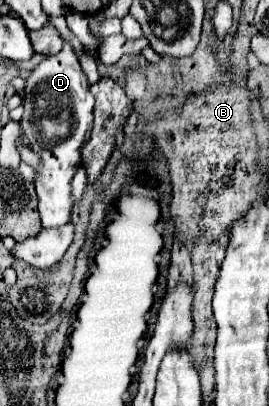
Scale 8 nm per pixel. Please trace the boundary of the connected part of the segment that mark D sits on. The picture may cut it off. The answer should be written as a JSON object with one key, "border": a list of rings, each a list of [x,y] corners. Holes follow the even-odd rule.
{"border":[[[70,43],[62,45],[62,51],[50,59],[44,59],[36,69],[32,69],[24,81],[24,115],[20,119],[22,127],[22,137],[28,141],[28,147],[40,157],[40,165],[34,169],[36,171],[36,193],[38,193],[38,207],[40,207],[40,221],[42,227],[62,227],[70,221],[70,211],[72,211],[72,177],[76,175],[80,163],[82,163],[82,147],[90,139],[92,131],[92,107],[94,107],[94,97],[90,93],[90,83],[88,77],[84,75],[76,49]],[[64,123],[70,125],[70,131],[60,131]]]}

